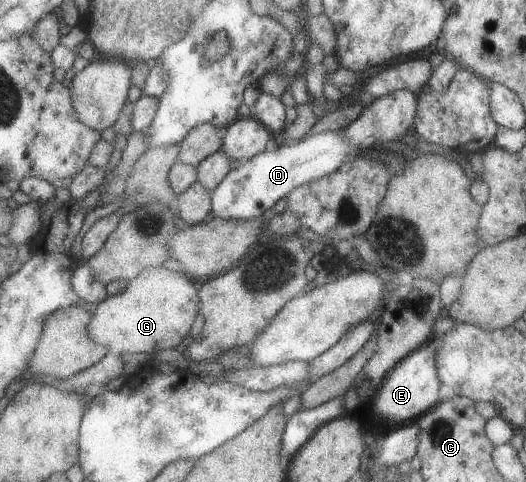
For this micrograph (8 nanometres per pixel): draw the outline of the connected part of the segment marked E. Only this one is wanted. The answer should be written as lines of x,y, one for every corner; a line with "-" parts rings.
425,344
410,355
407,355
393,370
390,370
383,379
382,385
372,397
371,405
376,415
384,422
392,424
406,424
415,422
418,416
422,417
430,406
439,400
438,390
442,385
439,382
434,348

